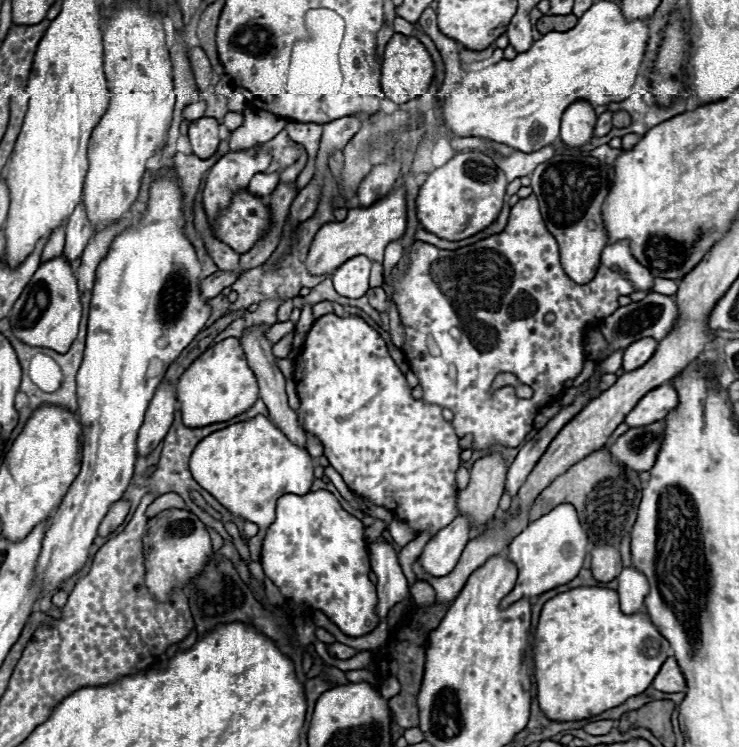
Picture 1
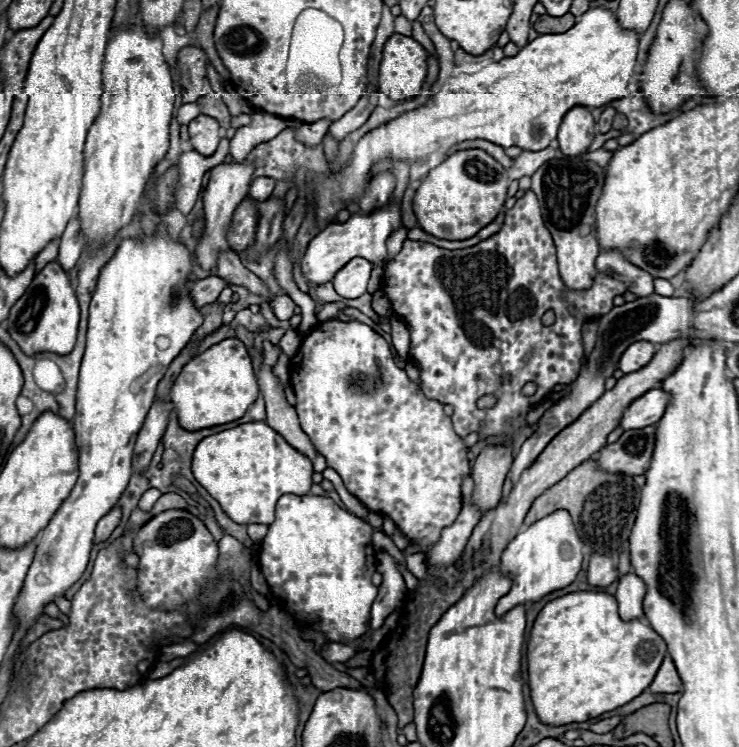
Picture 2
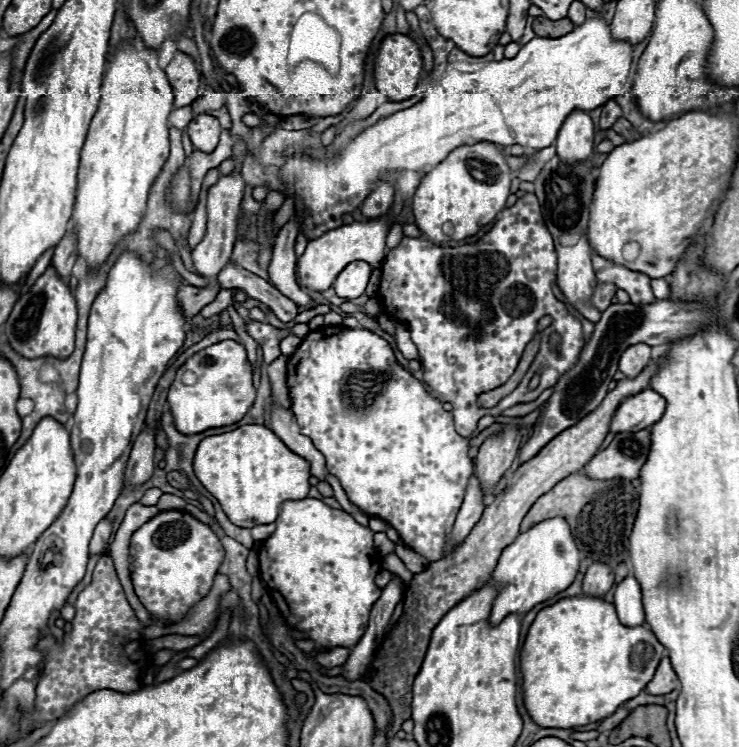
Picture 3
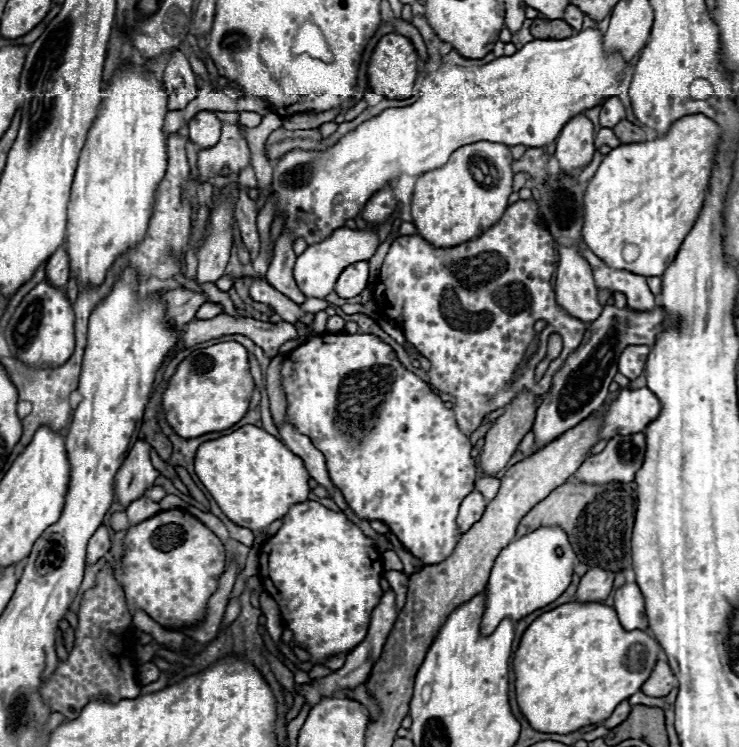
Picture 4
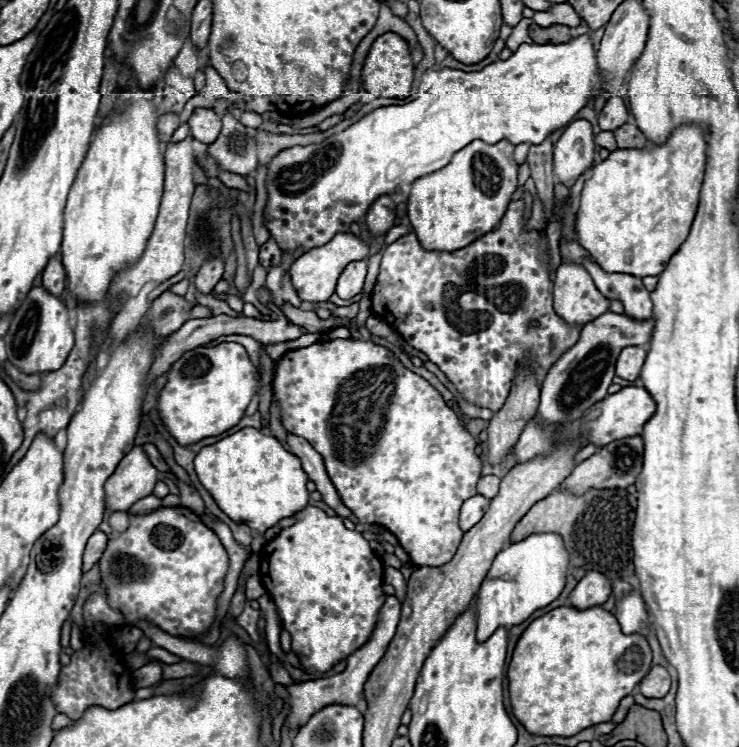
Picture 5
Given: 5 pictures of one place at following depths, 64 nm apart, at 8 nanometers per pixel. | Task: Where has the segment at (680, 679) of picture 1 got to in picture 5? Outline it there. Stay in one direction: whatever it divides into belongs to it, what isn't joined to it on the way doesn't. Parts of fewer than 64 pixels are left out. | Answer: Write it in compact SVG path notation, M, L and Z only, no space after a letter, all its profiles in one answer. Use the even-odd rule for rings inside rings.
M652 666L648 676L640 682L638 690L646 698L664 698L670 690L670 674L664 666Z

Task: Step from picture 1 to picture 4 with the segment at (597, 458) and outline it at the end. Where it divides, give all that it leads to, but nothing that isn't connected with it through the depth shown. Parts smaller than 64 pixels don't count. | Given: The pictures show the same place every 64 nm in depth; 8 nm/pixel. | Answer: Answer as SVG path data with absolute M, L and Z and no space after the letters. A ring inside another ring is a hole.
M566 480L522 518L516 536L520 538L540 526L558 524L566 530L568 540L572 542L572 548L576 550L580 562L600 566L610 572L618 572L630 566L628 534L632 534L634 514L636 514L636 496L630 484L610 482L600 486L600 484Z

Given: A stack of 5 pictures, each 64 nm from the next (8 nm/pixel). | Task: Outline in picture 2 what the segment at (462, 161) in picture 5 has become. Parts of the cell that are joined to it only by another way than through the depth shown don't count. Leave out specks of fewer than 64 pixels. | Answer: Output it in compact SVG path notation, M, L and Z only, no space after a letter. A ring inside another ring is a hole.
M460 150L432 168L414 196L414 214L428 234L442 240L466 240L488 226L504 208L508 190L506 168L484 150Z

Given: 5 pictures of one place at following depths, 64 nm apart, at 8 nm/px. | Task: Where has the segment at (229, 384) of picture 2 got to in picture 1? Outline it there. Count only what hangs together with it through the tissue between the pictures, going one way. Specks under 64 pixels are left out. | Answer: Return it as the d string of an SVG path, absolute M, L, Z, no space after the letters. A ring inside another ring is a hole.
M226 338L210 346L190 364L190 368L178 380L180 412L188 426L208 426L216 422L226 422L246 412L256 400L258 382L254 372L246 364L238 338Z

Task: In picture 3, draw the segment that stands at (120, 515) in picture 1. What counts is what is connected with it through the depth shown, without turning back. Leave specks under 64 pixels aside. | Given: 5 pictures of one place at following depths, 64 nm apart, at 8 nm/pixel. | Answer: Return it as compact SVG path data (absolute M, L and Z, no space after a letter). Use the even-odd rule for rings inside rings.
M104 518L98 526L96 526L96 530L94 530L94 536L92 536L92 540L90 540L90 554L102 554L104 552L104 548L106 548L106 544L108 544L108 538L110 538L110 534L112 534L112 518Z

